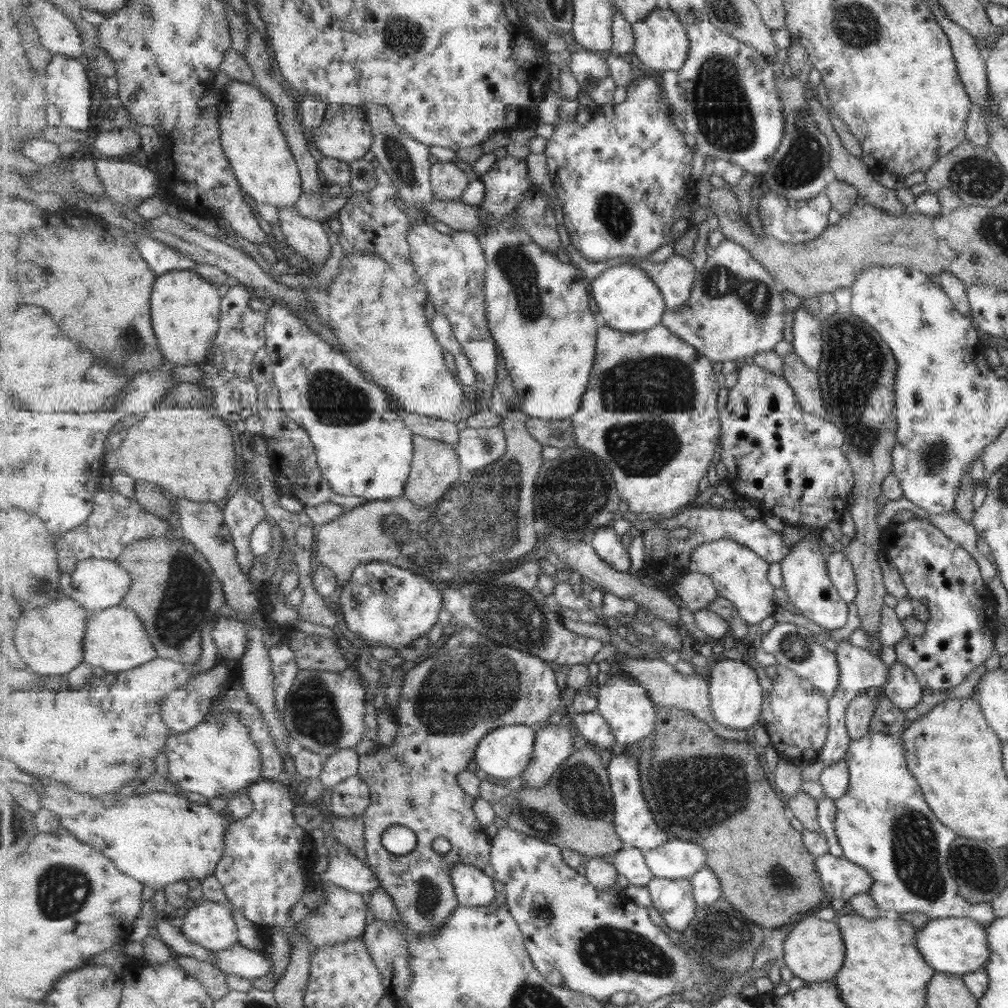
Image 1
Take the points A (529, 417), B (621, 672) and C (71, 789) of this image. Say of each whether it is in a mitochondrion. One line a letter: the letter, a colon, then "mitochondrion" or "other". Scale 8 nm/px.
A: other
B: other
C: other

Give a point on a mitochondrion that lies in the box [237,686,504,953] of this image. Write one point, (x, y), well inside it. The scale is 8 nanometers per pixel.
(427, 896)

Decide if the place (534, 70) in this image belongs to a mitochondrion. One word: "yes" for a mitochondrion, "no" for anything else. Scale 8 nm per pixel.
no

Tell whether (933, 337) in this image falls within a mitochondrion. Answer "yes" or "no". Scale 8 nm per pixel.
no

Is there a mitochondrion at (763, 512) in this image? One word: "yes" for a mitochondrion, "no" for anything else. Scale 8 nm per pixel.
no

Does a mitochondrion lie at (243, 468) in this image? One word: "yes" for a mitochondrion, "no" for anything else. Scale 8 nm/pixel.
no

